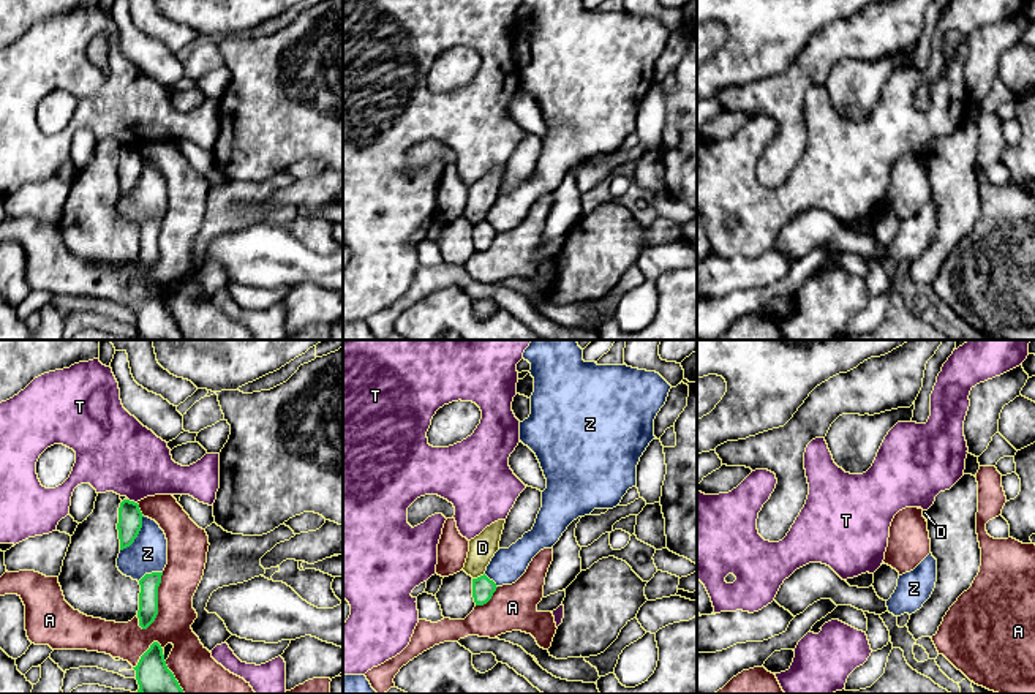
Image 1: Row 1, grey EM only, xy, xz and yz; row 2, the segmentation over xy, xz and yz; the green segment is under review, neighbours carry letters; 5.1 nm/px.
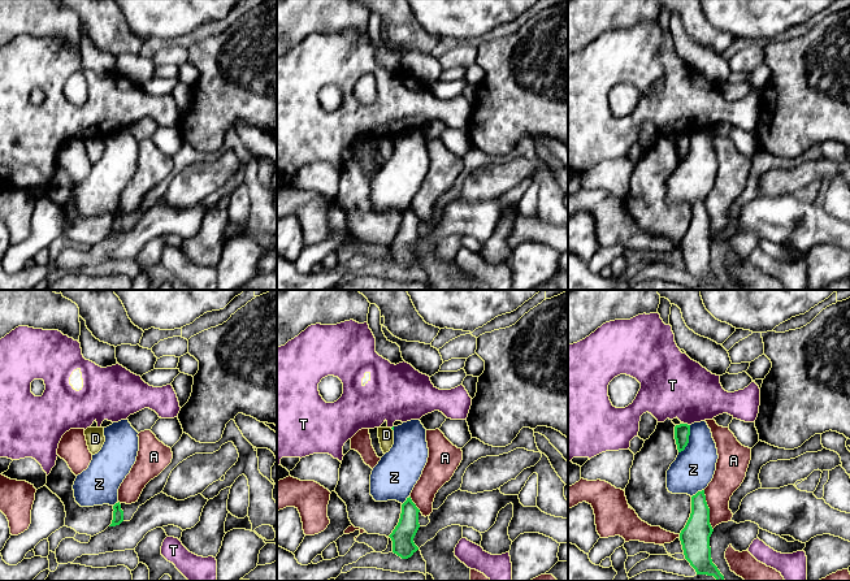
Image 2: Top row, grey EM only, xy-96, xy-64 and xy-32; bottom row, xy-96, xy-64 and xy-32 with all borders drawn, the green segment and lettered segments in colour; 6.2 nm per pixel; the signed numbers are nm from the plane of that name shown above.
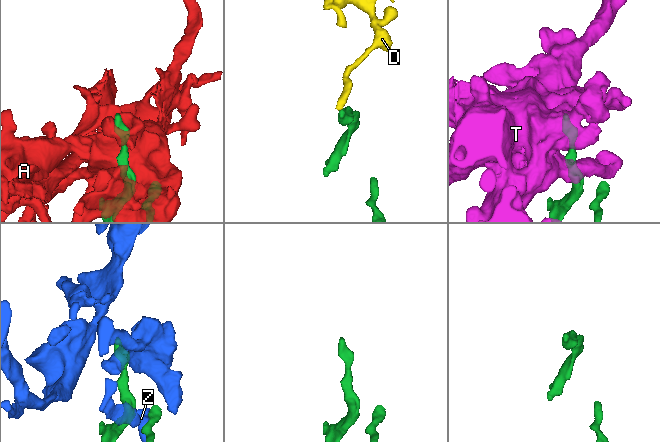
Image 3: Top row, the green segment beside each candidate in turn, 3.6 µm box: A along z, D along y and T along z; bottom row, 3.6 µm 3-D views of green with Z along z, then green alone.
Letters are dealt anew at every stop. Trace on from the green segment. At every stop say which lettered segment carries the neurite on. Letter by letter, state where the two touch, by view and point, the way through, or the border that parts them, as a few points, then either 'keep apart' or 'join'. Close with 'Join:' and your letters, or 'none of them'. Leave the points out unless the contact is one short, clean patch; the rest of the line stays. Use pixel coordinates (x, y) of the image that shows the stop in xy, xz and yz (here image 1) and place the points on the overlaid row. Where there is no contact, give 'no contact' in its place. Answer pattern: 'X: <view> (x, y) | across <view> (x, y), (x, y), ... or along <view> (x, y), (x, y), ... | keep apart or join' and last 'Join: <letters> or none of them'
A: xy (157, 603) | keep apart
D: xz (477, 577) | along xz (484, 573), (473, 579) | keep apart
T: xy (133, 501) | along xy (128, 498), (136, 503) | keep apart
Z: xy (138, 533) | keep apart
Join: none of them

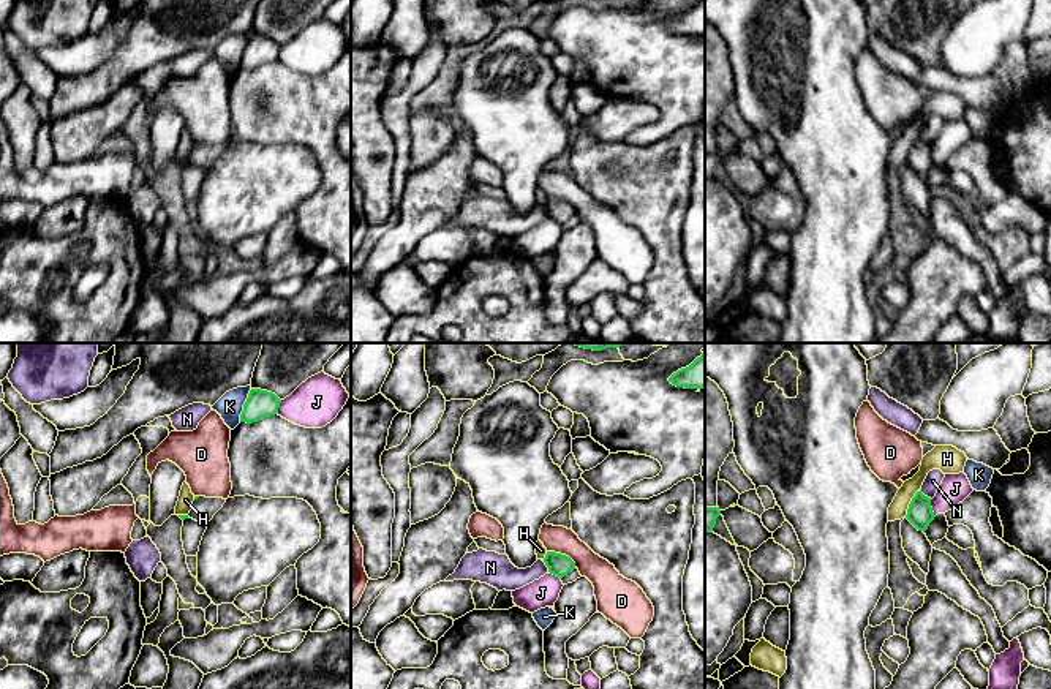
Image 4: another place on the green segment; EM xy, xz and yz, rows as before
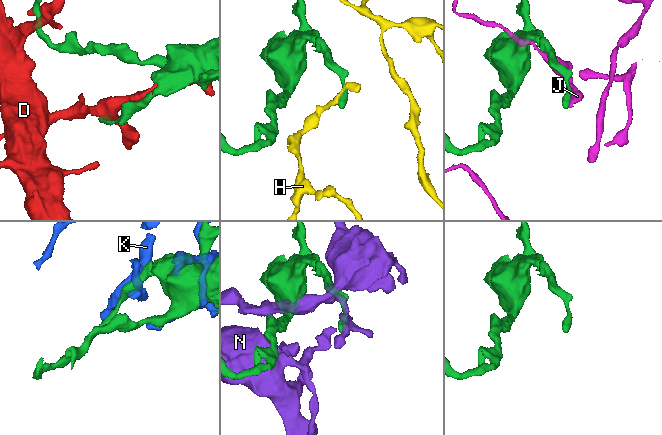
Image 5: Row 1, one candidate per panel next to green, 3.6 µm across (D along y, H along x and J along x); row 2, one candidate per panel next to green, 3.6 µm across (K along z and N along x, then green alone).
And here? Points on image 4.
D: xz (563, 555) | keep apart
H: yz (911, 503) | along yz (920, 490), (912, 498), (904, 517) | keep apart
J: yz (931, 508) | keep apart
K: xy (244, 405) | keep apart
N: yz (923, 495) | keep apart
Join: none of them

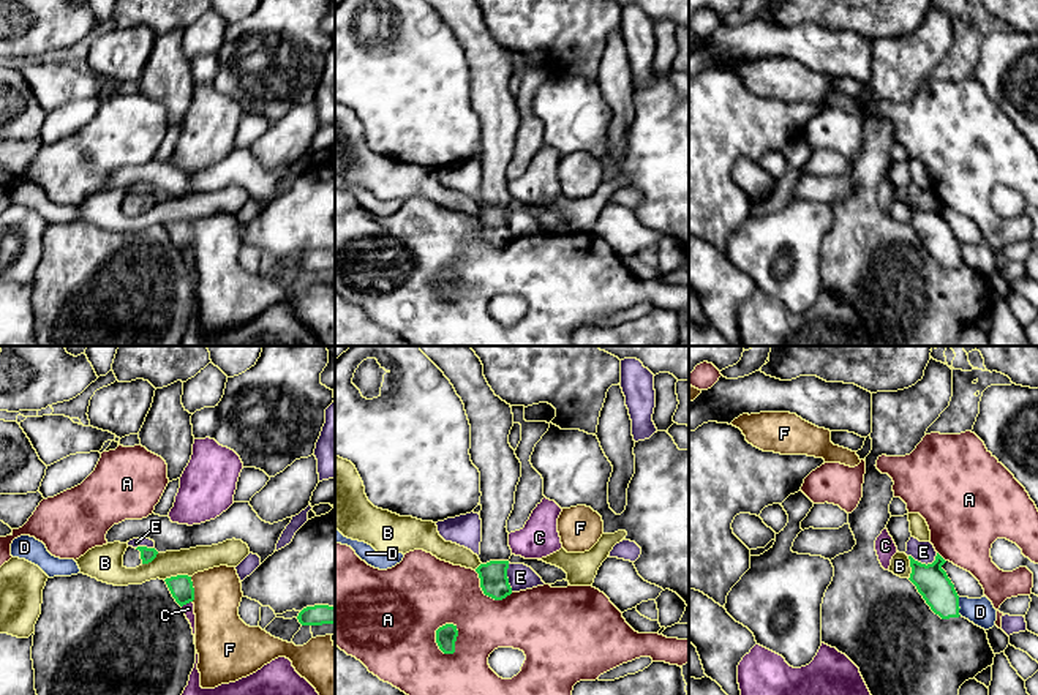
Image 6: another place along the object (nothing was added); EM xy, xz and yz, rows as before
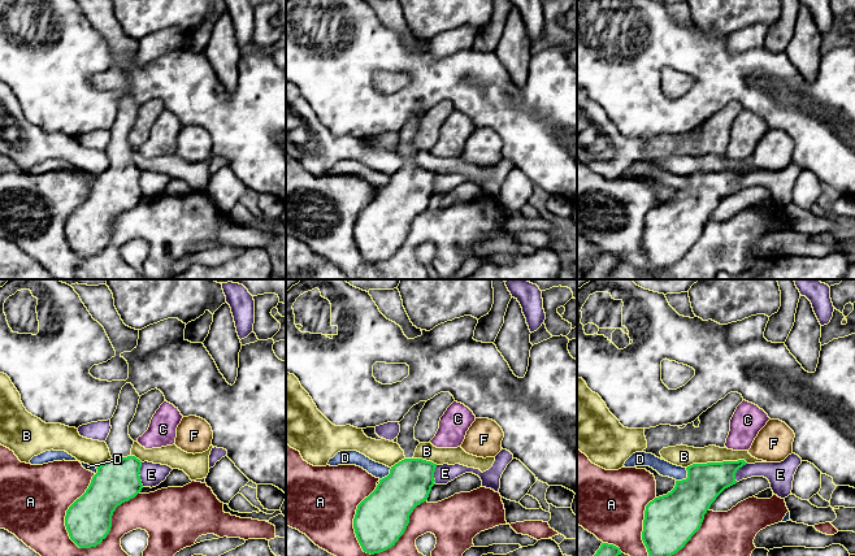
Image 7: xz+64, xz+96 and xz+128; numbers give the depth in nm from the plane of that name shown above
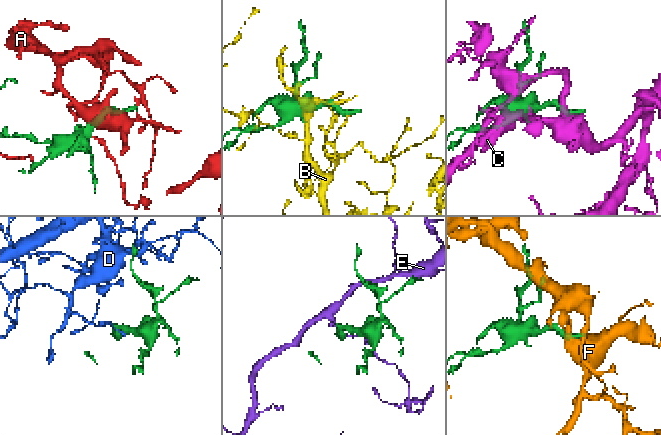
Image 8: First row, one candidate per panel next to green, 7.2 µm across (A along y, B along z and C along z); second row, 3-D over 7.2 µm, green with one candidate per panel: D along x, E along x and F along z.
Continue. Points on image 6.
A: xz (457, 635) | keep apart
B: xy (177, 575) | along xy (190, 575), (171, 575), (165, 580) | keep apart
C: xy (187, 602) | keep apart
D: yz (958, 607) | keep apart
E: yz (925, 564) | keep apart
F: xy (193, 589) | keep apart
Join: none of them

